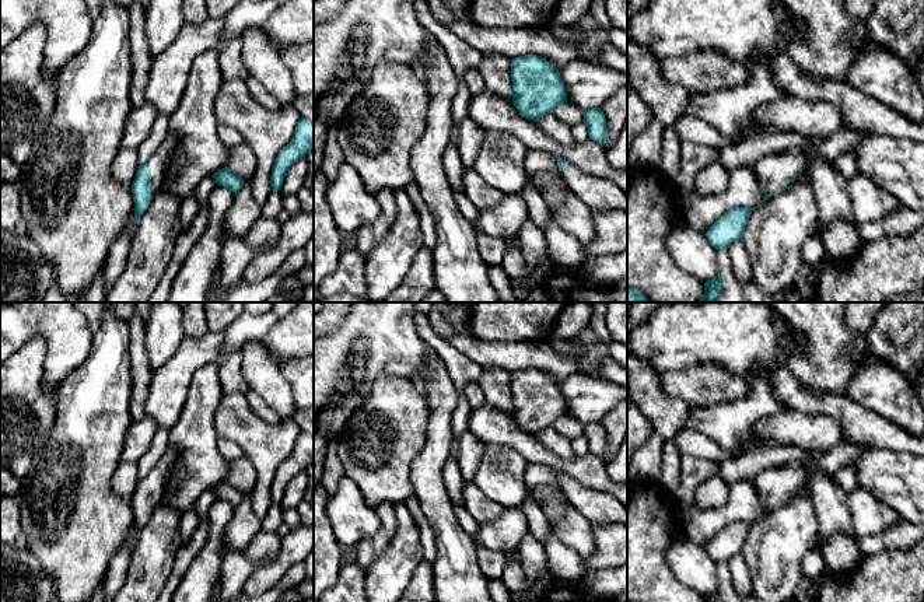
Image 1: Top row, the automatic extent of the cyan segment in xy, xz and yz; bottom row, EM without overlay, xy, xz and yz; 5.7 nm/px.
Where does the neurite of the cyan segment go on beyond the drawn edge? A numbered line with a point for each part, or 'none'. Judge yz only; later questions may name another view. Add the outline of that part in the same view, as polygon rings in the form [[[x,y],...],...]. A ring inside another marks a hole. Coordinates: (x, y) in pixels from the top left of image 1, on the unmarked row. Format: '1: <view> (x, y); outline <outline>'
1: yz (772, 485); outline [[[794,454],[788,465],[764,470],[755,482],[763,505],[773,508],[785,501],[785,493],[792,494],[806,483],[806,469],[799,454]]]

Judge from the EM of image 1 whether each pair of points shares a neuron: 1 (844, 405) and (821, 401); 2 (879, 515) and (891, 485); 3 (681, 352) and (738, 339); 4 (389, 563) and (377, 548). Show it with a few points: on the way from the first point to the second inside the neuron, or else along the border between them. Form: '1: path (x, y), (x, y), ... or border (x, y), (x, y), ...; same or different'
1: path (839, 405), (826, 403); same
2: border (857, 485), (871, 490), (898, 515); different
3: path (695, 339), (724, 339); same
4: border (396, 524), (396, 531), (388, 546), (366, 569); different

